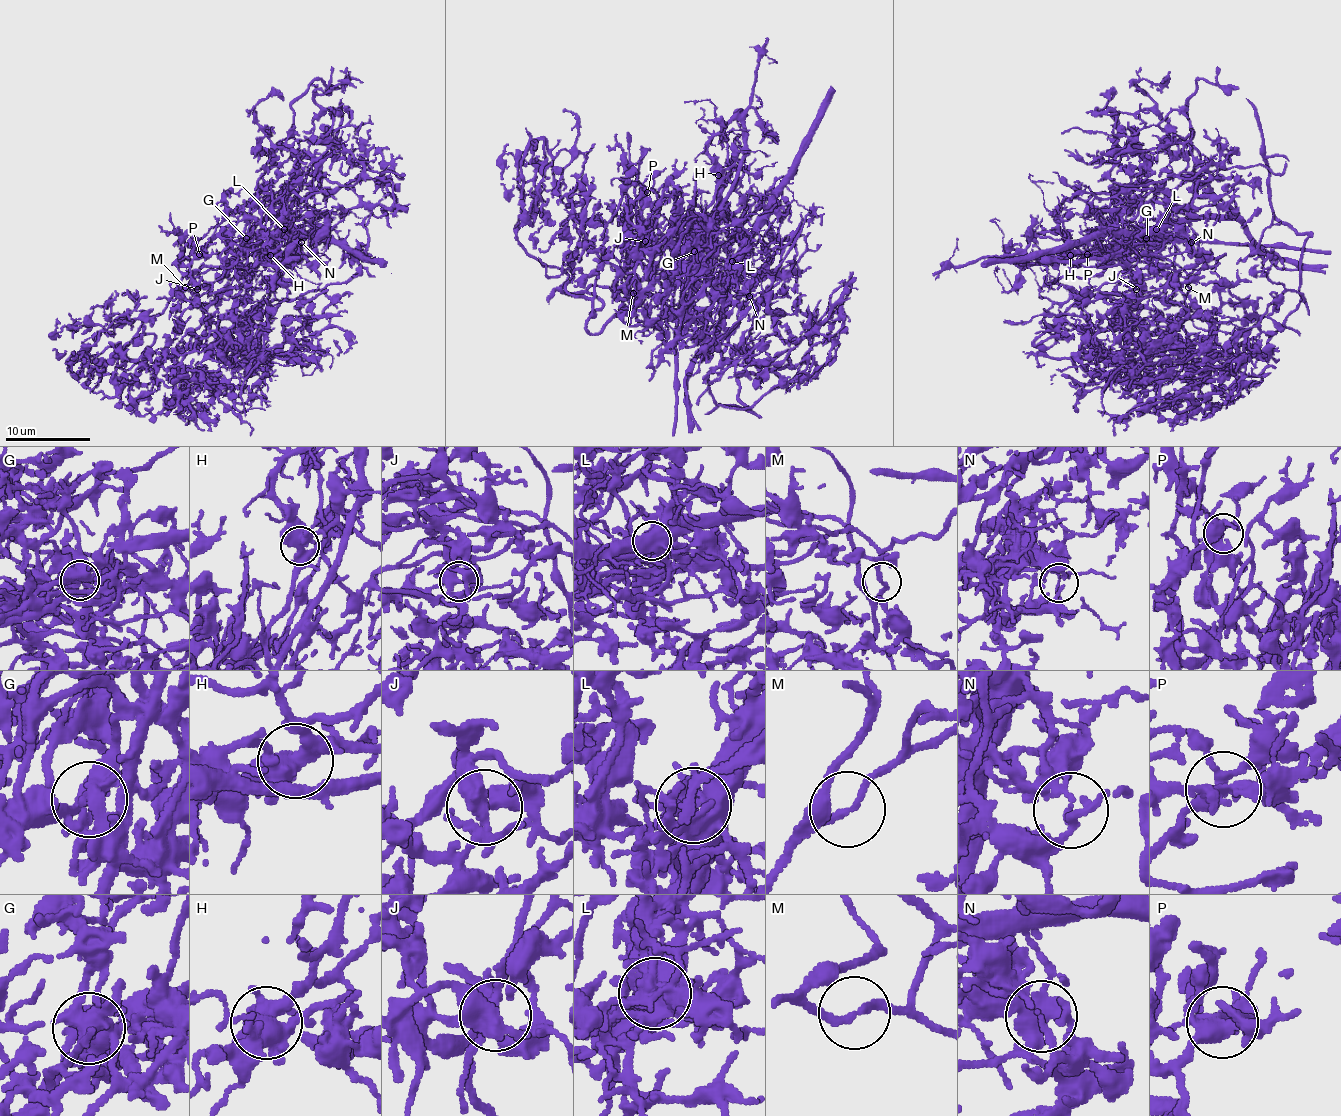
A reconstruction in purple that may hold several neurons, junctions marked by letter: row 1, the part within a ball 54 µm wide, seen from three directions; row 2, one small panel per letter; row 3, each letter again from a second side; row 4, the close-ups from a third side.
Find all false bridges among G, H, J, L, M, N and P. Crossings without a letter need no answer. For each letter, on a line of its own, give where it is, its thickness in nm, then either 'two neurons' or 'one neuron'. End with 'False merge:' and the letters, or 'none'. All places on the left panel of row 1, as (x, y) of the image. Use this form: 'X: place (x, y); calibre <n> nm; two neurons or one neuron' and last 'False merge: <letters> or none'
G: place (246, 238); calibre 440 nm; two neurons
H: place (270, 255); calibre 500 nm; one neuron
J: place (197, 289); calibre 380 nm; one neuron
L: place (284, 229); calibre 500 nm; two neurons
M: place (185, 287); calibre 190 nm; one neuron
N: place (301, 242); calibre 140 nm; two neurons
P: place (199, 254); calibre 400 nm; one neuron
False merge: G, L, N

